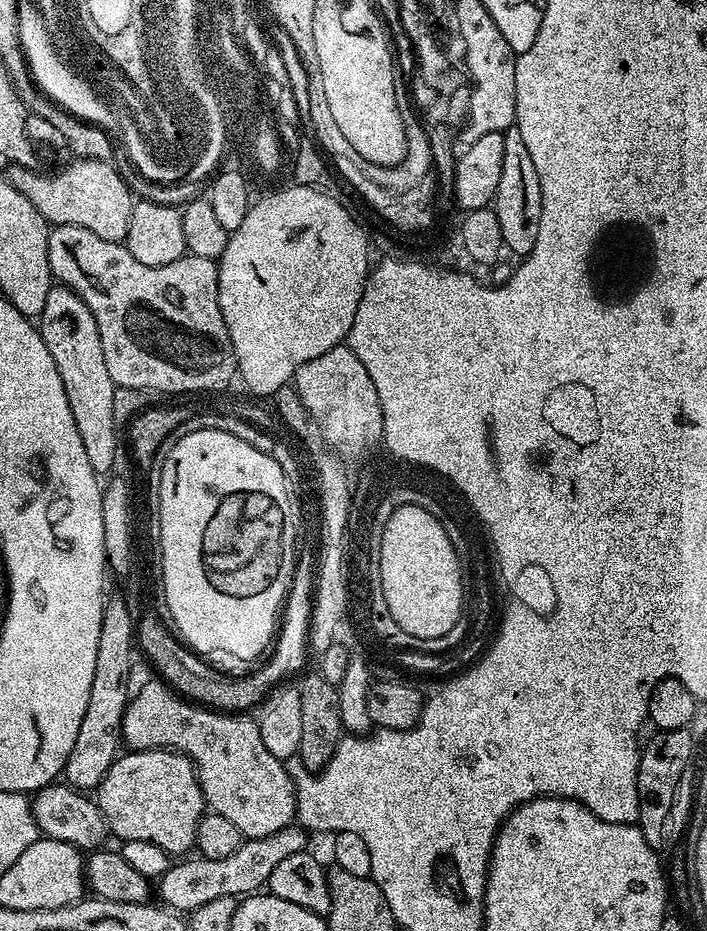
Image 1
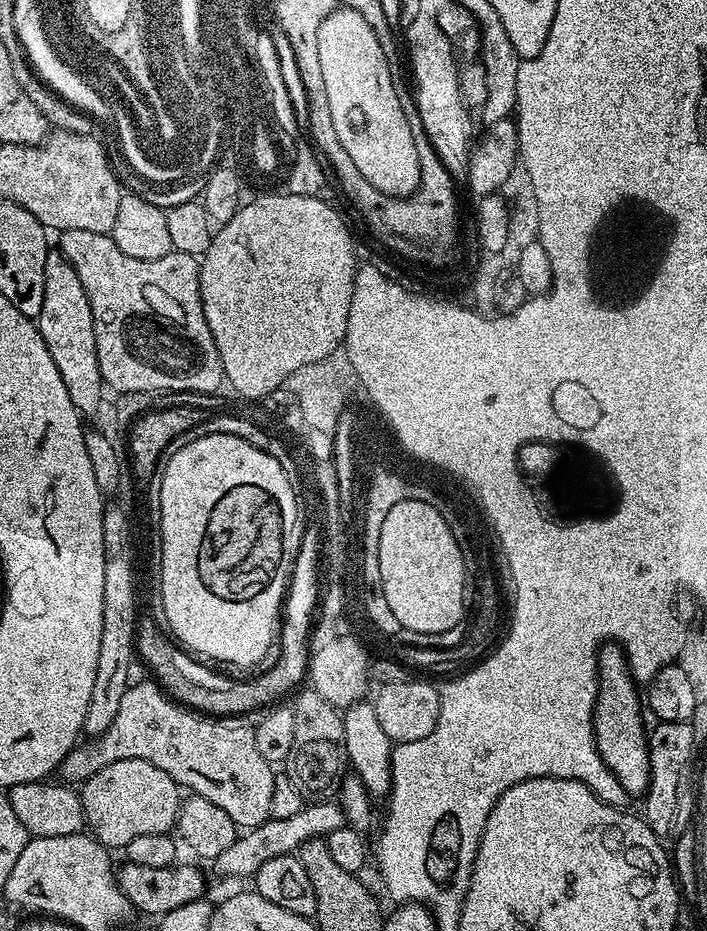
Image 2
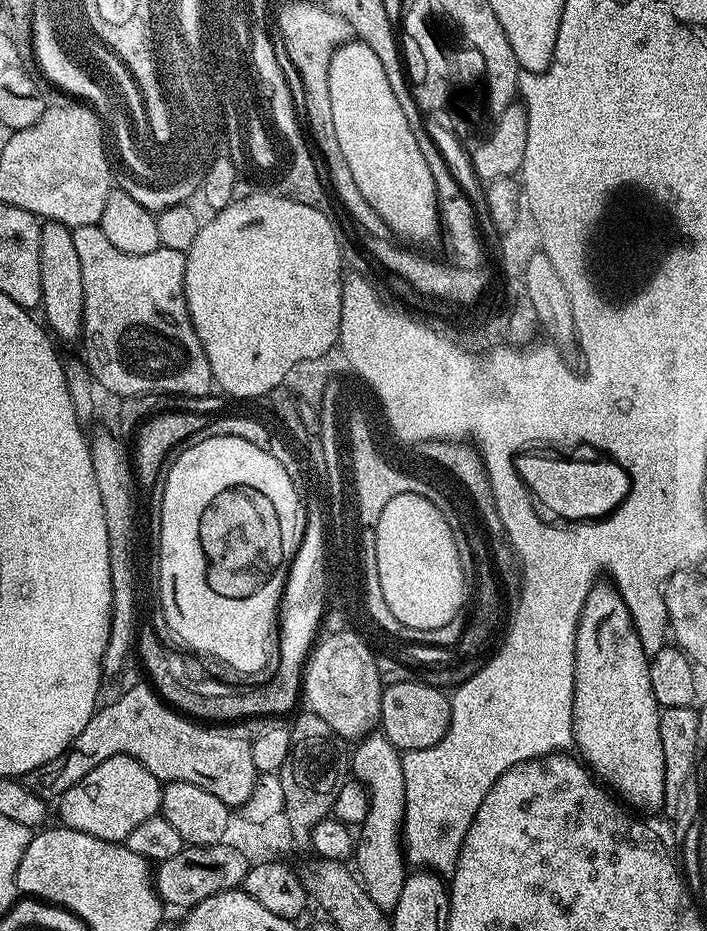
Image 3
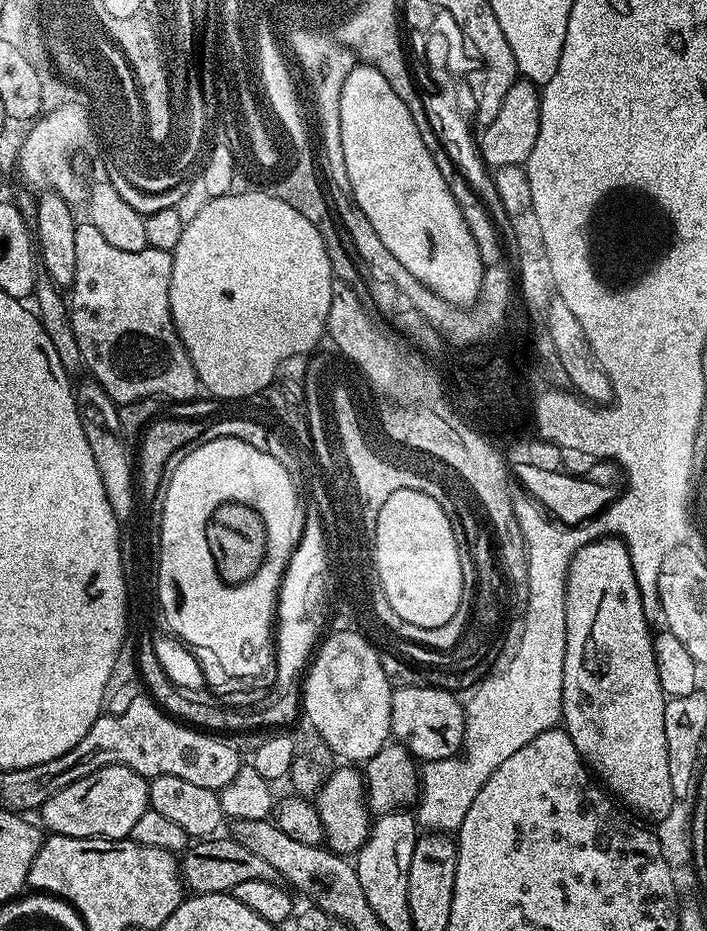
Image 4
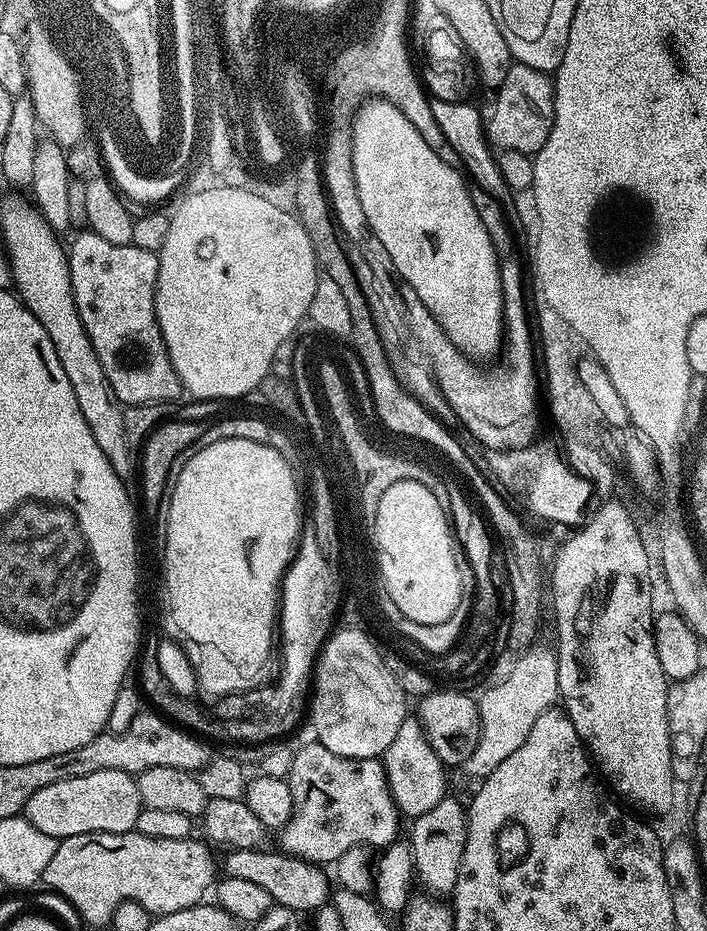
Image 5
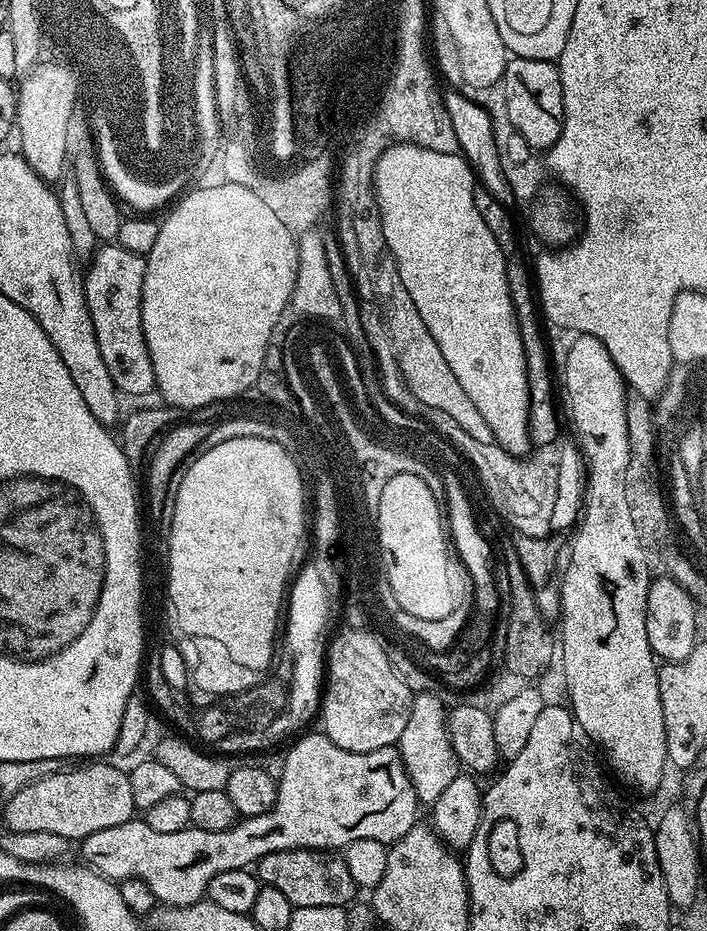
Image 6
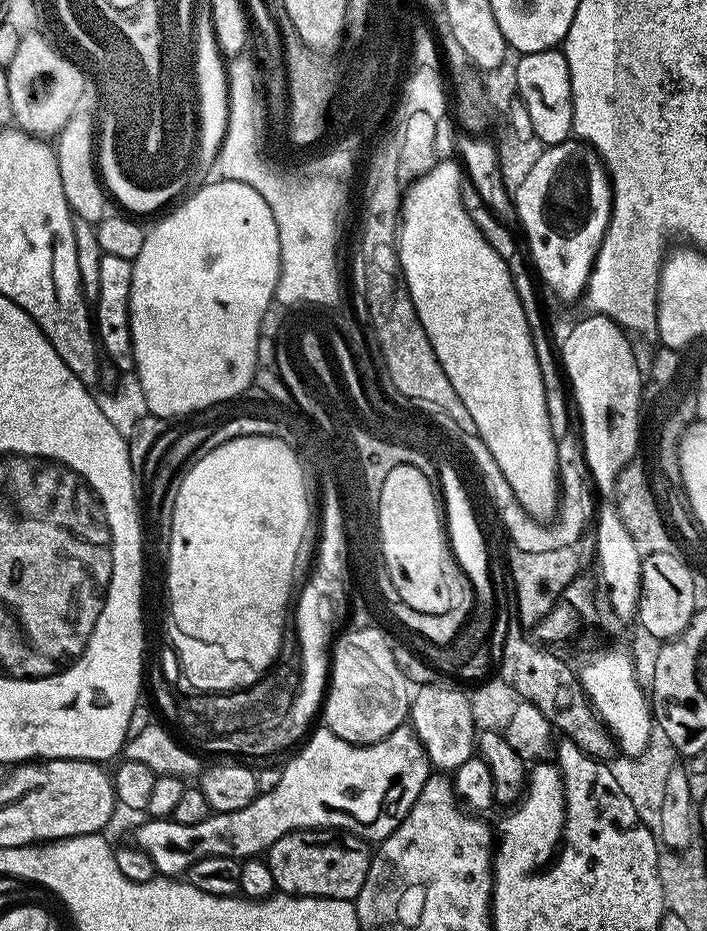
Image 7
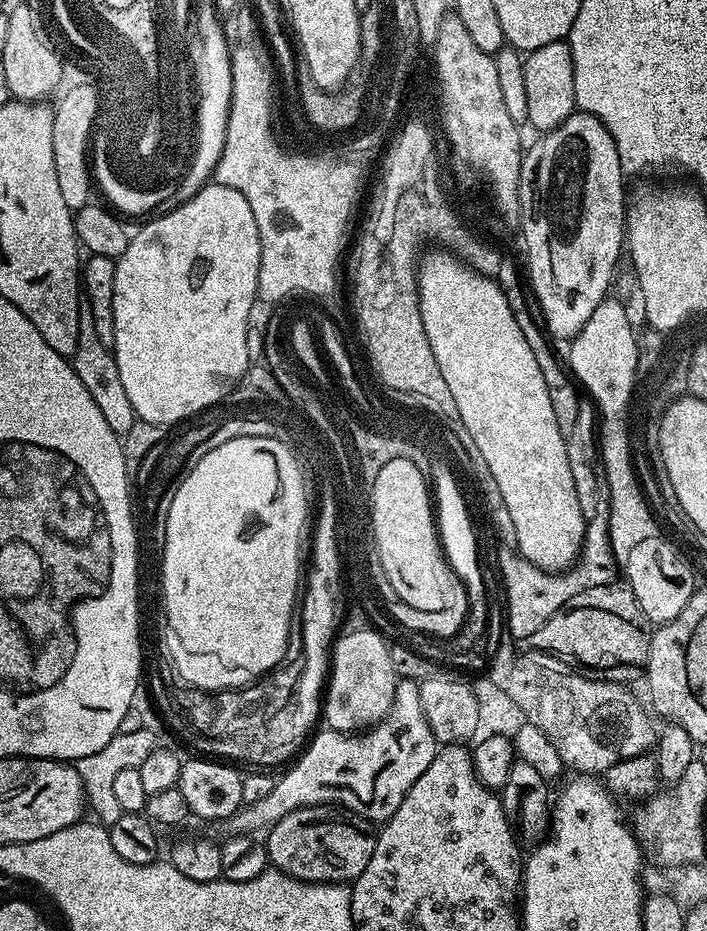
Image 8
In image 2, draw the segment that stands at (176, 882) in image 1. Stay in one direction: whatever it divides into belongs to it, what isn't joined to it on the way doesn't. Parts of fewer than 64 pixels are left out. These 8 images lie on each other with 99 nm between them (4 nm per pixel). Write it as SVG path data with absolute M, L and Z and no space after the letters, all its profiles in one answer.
M324 800L311 804L314 805L302 806L298 813L292 814L290 818L278 818L277 820L269 818L266 823L237 835L230 850L222 850L222 854L218 854L218 858L214 862L217 874L255 877L258 866L262 866L262 862L270 862L270 858L275 856L293 855L306 841L326 838L335 829L347 827L347 816L339 803Z

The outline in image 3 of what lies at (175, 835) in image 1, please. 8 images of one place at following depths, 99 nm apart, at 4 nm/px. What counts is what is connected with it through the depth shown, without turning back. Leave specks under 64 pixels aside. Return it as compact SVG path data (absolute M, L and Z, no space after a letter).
M118 754L114 758L106 758L102 766L94 766L82 782L70 786L70 790L59 797L59 823L99 840L119 844L130 834L130 830L134 830L134 826L142 826L146 818L157 815L161 802L162 781L150 774L142 762L126 754Z

